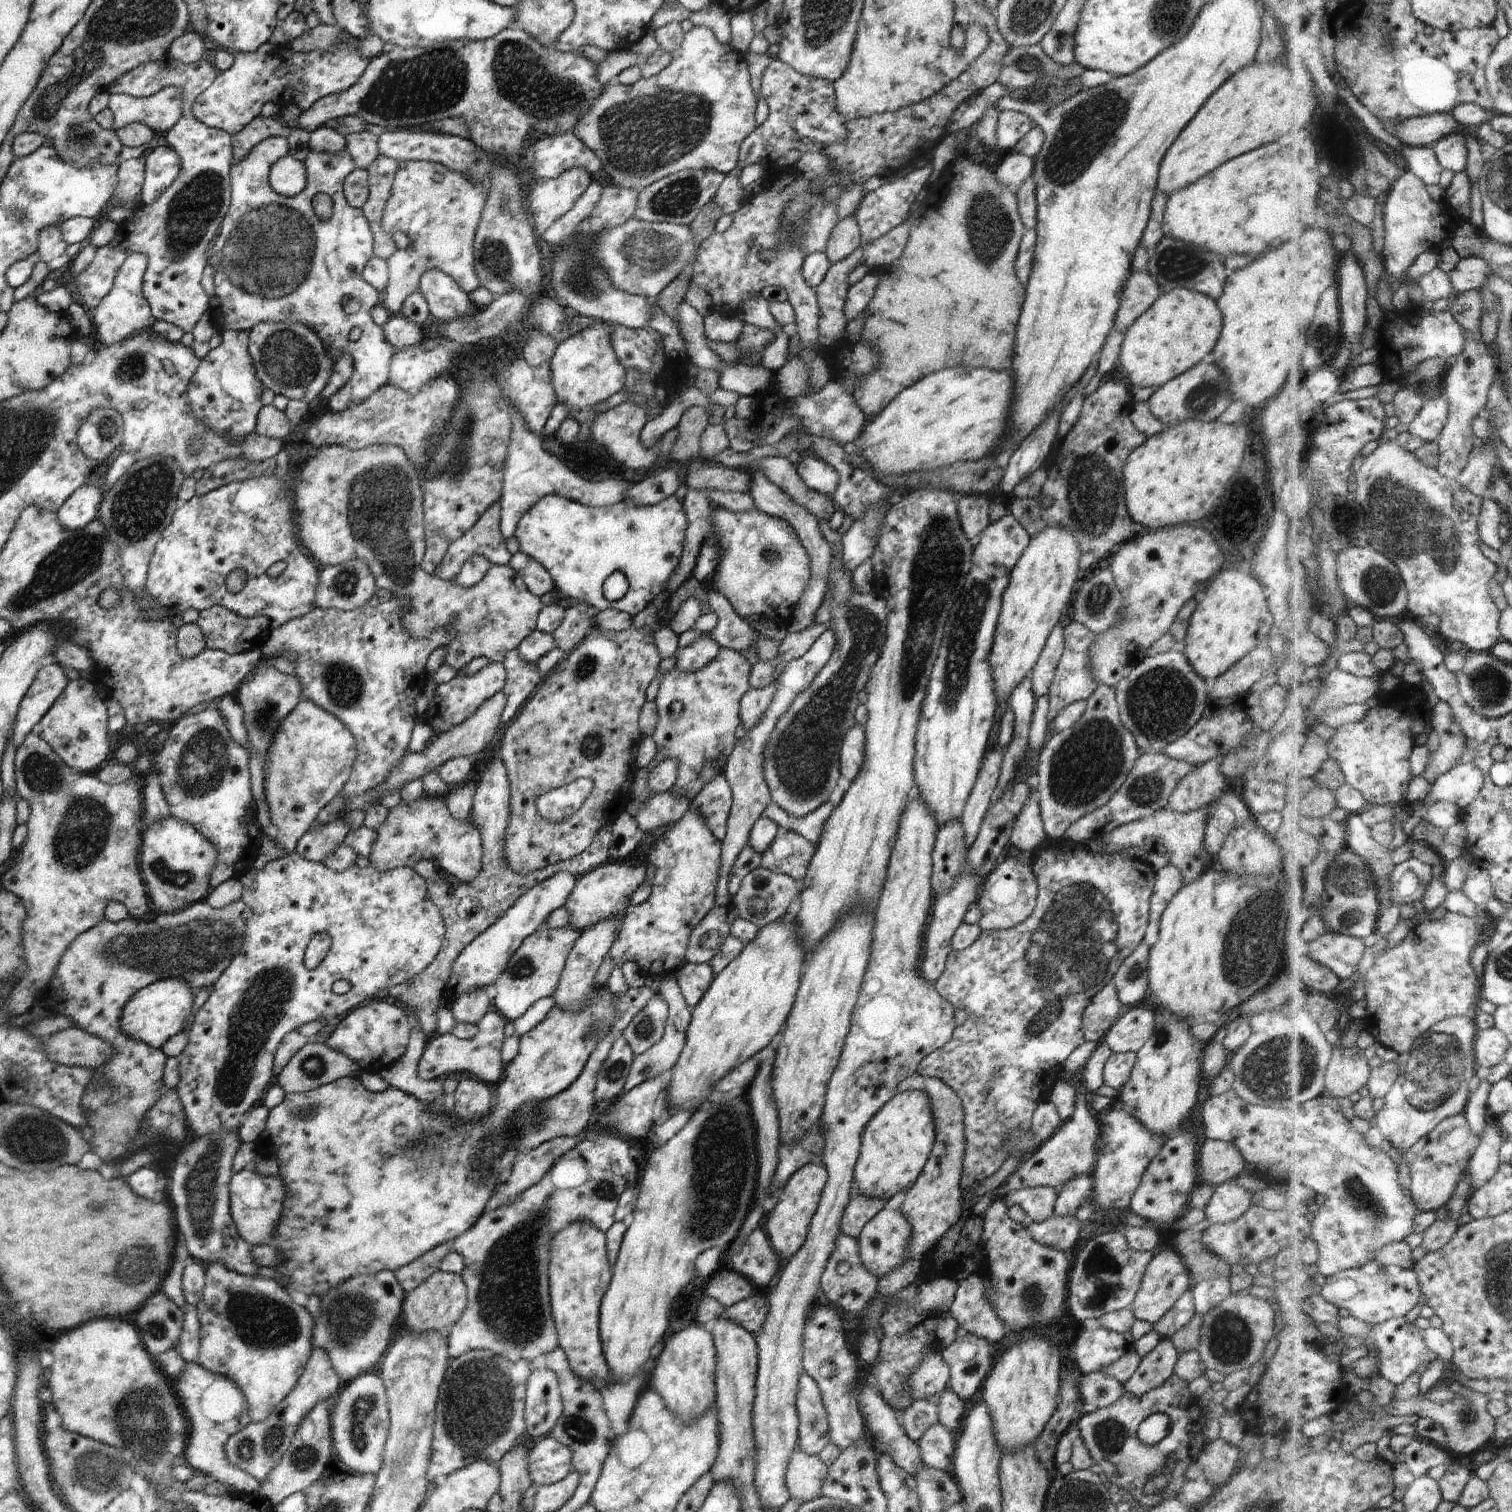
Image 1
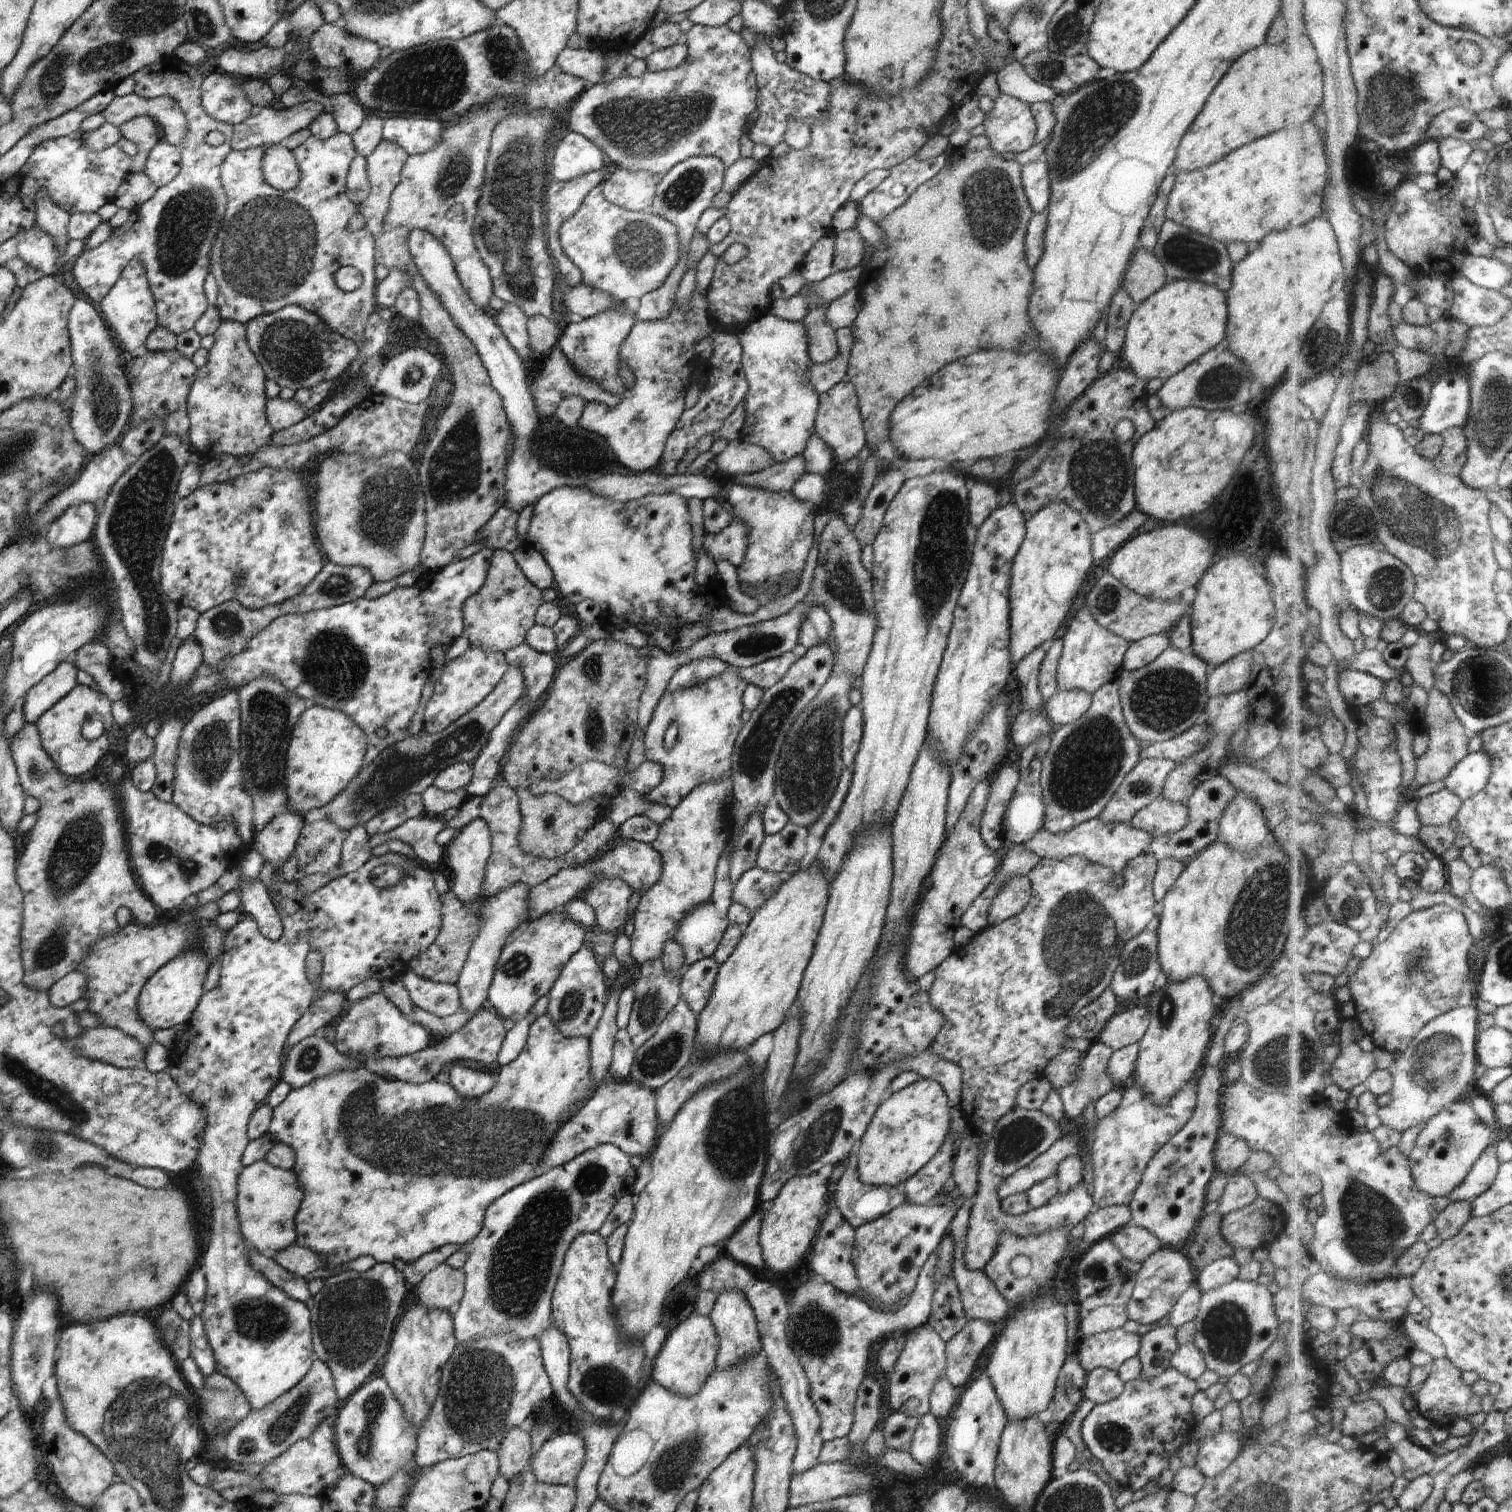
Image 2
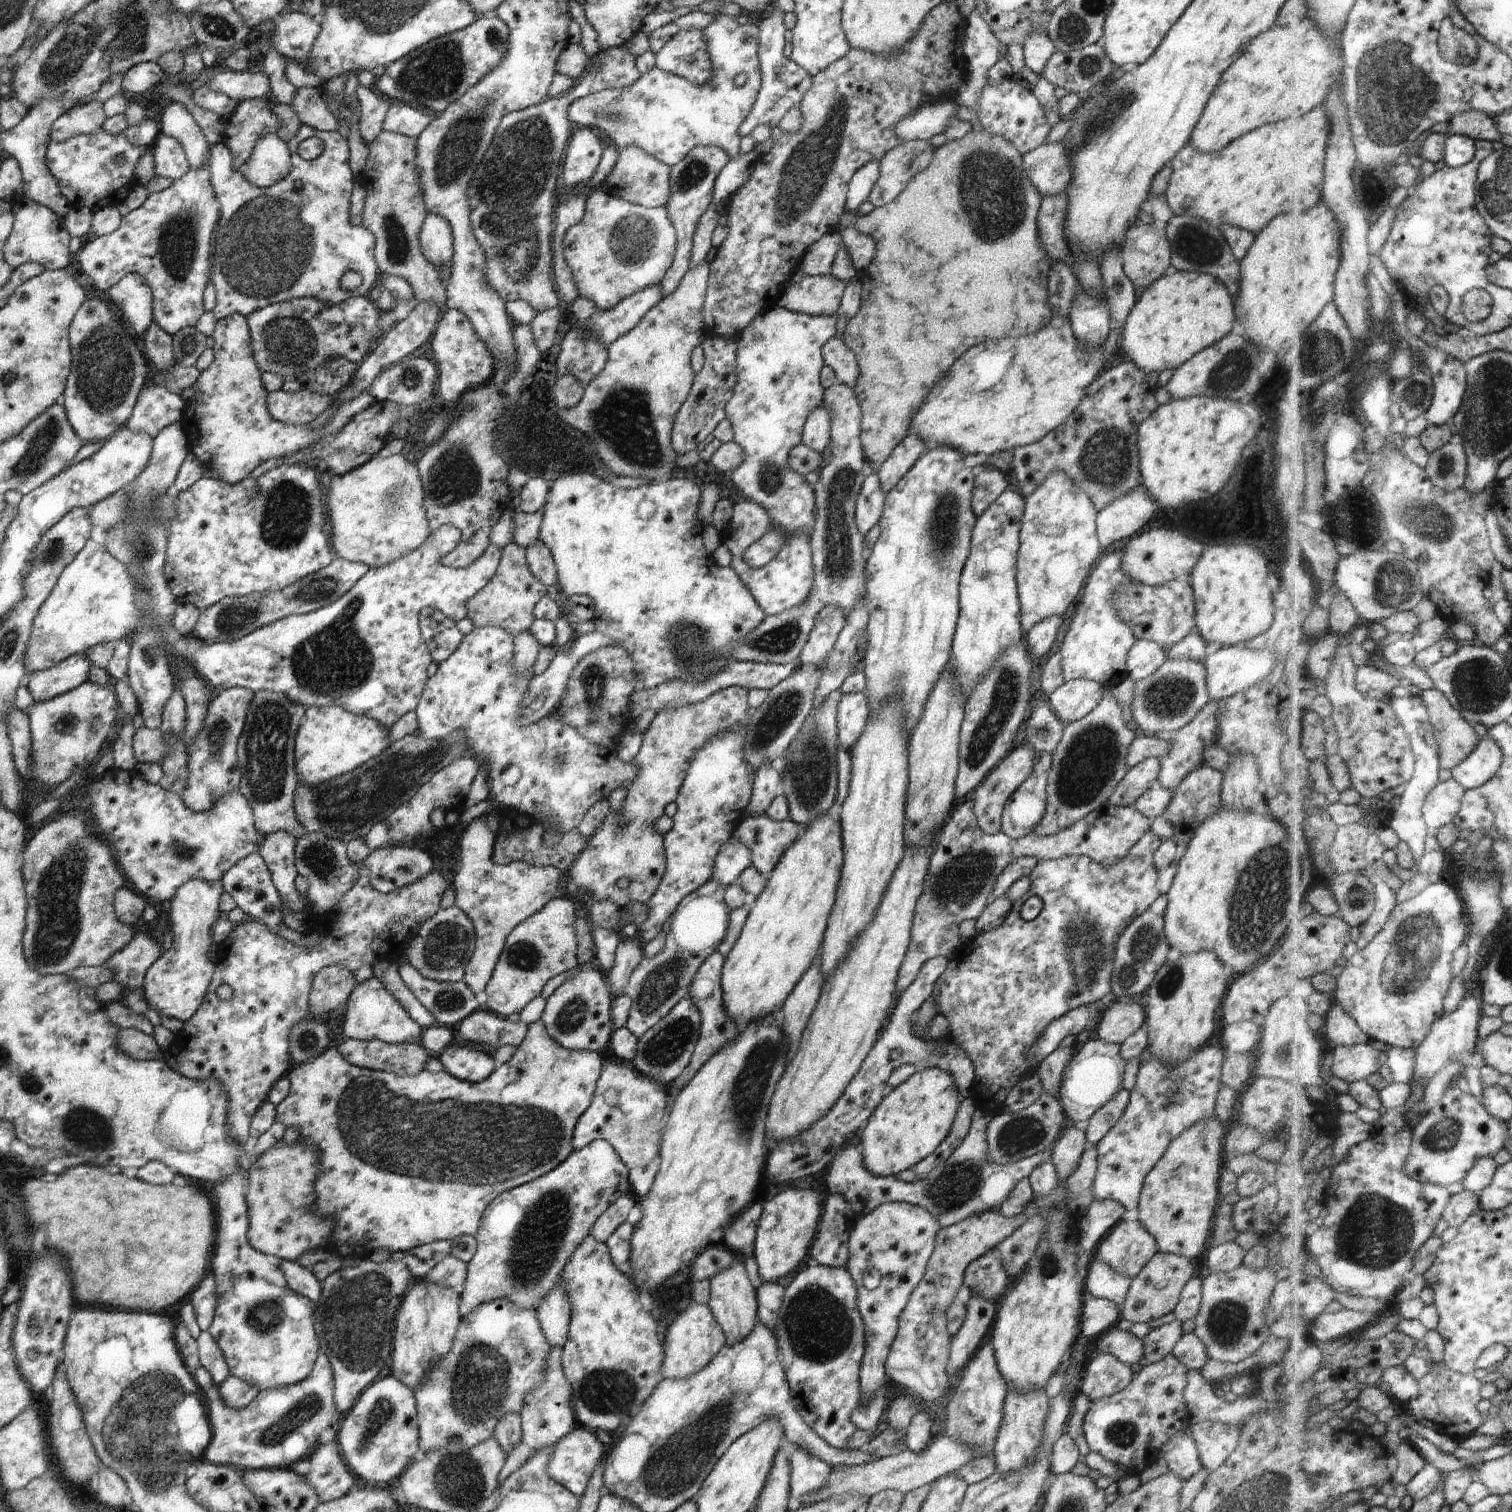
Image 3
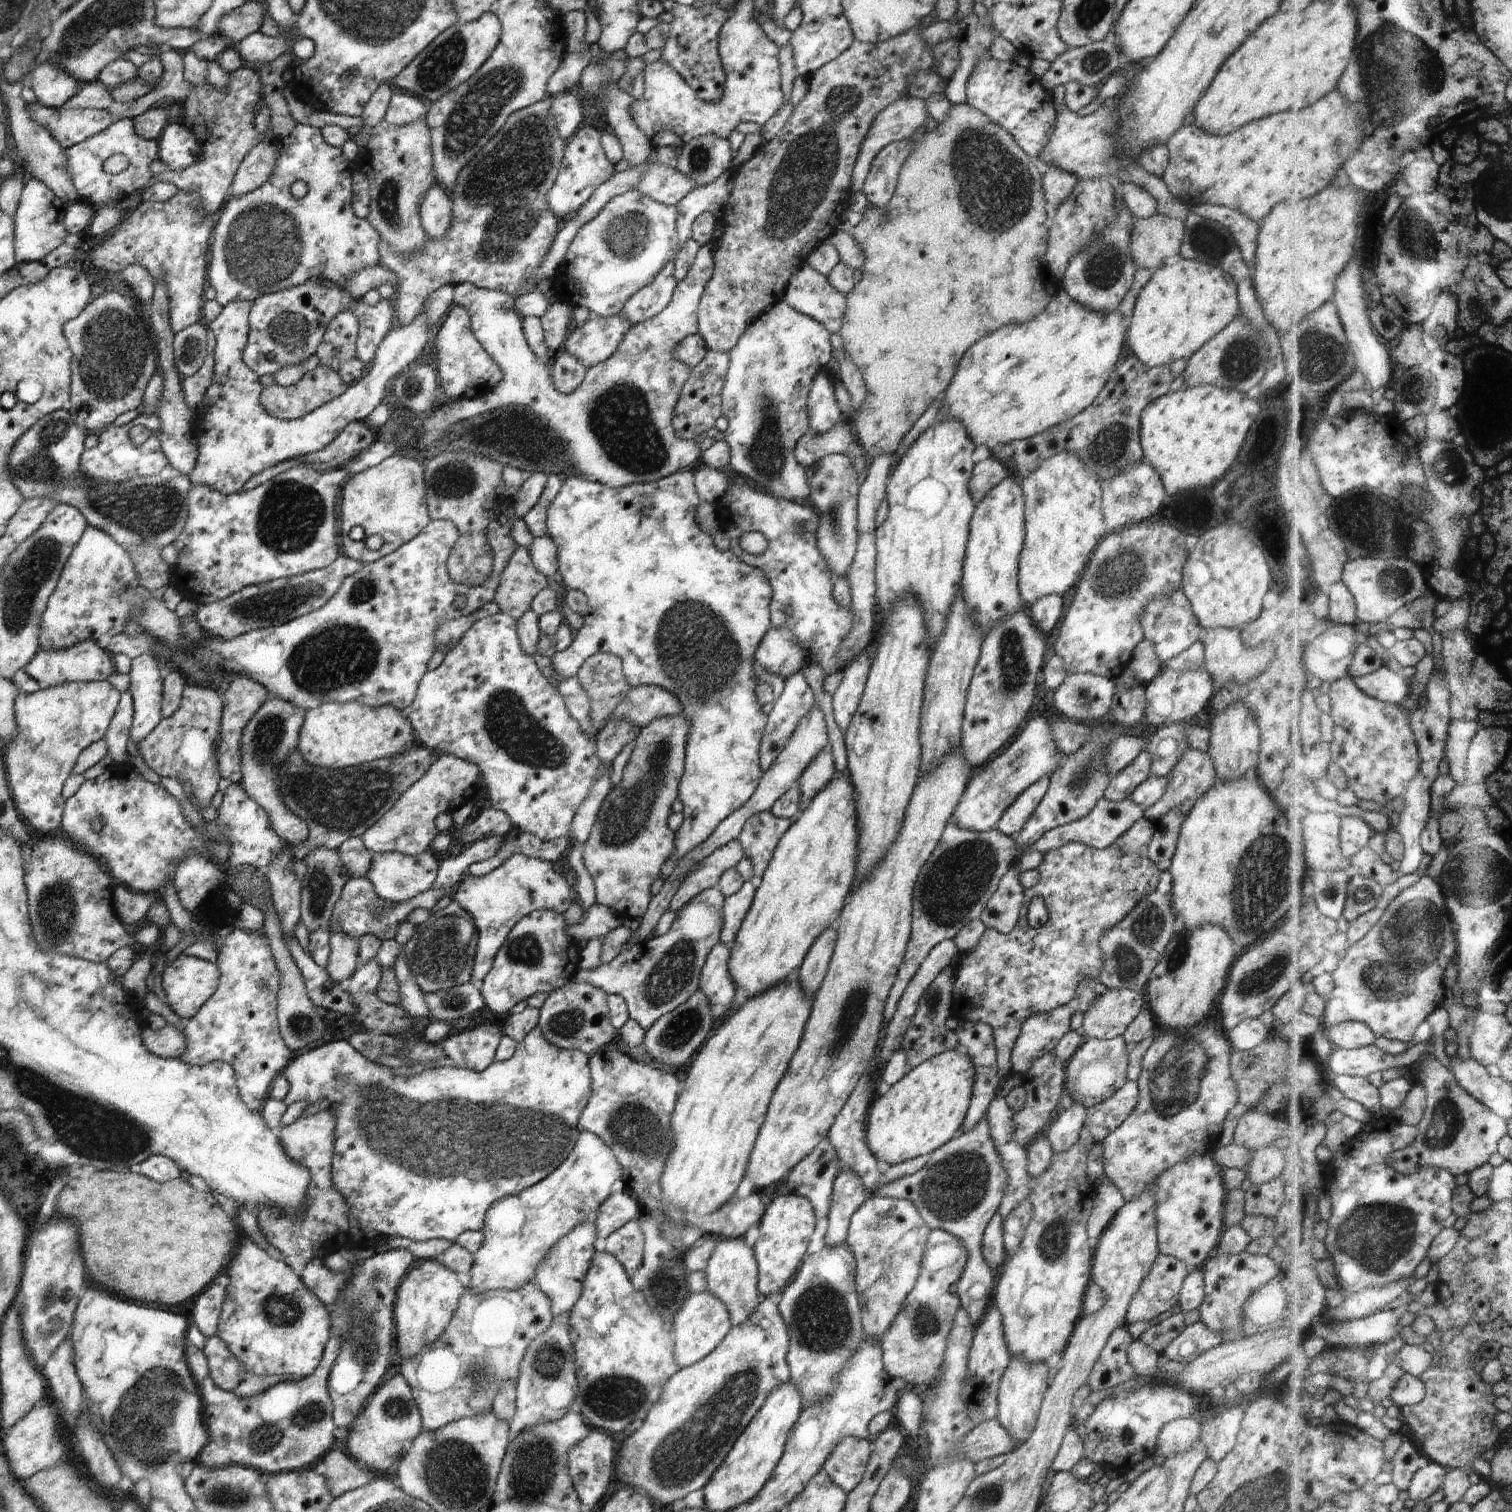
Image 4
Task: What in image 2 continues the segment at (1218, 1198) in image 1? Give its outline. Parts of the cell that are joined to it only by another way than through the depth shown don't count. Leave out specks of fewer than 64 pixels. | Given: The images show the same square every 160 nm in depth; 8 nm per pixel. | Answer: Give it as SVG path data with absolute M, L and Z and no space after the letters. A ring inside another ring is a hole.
M1242 1172L1230 1175L1222 1196L1217 1200L1217 1213L1223 1217L1228 1213L1243 1209L1252 1204L1259 1194L1252 1179Z

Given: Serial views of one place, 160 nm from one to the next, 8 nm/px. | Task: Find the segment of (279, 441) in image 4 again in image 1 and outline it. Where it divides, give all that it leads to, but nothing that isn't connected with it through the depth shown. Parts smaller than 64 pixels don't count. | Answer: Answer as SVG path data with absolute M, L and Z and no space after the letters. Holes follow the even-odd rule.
M224 331L222 342L201 360L187 386L191 409L209 429L232 442L255 432L256 421L263 407L260 399L263 386L257 377L248 352L248 331Z

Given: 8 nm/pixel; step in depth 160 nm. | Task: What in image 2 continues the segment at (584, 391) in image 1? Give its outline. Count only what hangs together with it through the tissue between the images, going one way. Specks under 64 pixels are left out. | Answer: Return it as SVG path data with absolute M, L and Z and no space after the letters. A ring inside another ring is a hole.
M621 304L614 311L606 311L568 325L559 338L558 347L580 375L597 382L607 393L618 396L626 388L624 379L618 376L618 370L622 366L619 350L631 333L635 320L635 314L626 304Z

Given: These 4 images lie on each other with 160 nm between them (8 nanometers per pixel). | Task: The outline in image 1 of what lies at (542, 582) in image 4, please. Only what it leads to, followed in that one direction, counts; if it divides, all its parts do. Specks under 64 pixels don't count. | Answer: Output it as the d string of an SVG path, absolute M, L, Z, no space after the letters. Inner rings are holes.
M342 445L318 447L318 452L300 470L292 502L298 541L317 564L325 567L350 559L365 560L378 589L390 590L392 597L401 597L410 603L403 610L401 625L414 639L426 638L440 627L455 631L455 637L445 646L444 662L450 668L460 671L479 656L486 656L490 663L503 663L506 655L518 648L535 629L538 613L543 607L541 598L527 589L522 577L510 565L491 565L484 578L471 587L429 575L421 567L426 550L421 477L400 447L370 445L358 450Z

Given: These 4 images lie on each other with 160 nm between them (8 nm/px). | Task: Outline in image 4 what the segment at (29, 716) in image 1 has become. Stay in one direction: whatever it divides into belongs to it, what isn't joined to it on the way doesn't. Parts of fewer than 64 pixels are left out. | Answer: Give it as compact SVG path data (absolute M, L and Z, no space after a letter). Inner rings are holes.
M97 641L76 643L73 647L61 651L38 650L23 670L30 678L36 680L38 688L41 689L63 685L64 683L106 681L108 676L117 673L112 654L106 652Z

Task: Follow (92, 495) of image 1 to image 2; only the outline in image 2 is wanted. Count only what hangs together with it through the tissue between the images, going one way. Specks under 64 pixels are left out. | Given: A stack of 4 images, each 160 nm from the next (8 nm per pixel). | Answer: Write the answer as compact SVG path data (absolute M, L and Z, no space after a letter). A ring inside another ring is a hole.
M81 502L76 506L69 506L57 516L48 525L44 535L49 545L66 550L86 539L92 539L96 521L97 513L94 504Z

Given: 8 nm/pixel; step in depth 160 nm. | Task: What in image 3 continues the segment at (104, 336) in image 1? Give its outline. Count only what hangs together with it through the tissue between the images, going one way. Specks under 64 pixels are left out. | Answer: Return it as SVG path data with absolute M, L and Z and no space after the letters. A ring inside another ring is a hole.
M138 273L127 274L109 288L108 298L116 305L131 331L141 340L153 323L153 294L147 280Z

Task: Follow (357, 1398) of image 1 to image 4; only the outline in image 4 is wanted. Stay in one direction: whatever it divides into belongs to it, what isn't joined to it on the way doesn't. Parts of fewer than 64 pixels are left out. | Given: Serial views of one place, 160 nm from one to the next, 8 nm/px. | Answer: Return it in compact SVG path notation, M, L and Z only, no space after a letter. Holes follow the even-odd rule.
M399 1373L382 1382L368 1396L359 1418L352 1421L344 1440L344 1450L376 1474L392 1471L404 1450L423 1430L421 1414L416 1406L410 1385Z

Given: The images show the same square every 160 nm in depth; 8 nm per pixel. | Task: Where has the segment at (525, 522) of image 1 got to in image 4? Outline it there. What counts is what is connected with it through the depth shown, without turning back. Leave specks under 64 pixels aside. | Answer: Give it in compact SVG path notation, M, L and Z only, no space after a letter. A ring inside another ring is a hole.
M687 469L676 471L674 474L649 483L636 483L625 487L613 489L598 480L582 479L579 476L564 476L560 492L547 510L547 535L557 546L557 559L559 564L562 585L566 590L582 591L587 596L589 604L588 615L584 615L583 626L574 631L572 644L565 651L556 651L549 658L553 664L554 674L546 677L553 687L559 685L563 679L576 677L582 663L593 654L607 652L615 654L622 661L624 676L631 687L638 685L656 685L669 690L683 706L683 714L689 720L689 733L685 748L685 769L679 782L678 800L683 804L683 823L675 832L675 849L671 857L662 865L661 876L664 881L670 878L679 866L682 857L700 846L707 838L713 835L716 827L740 807L743 807L755 793L756 787L762 778L763 772L760 764L761 736L767 723L767 714L762 712L762 705L755 696L758 684L752 672L756 647L771 627L770 599L771 586L760 569L748 566L742 562L731 550L721 552L714 545L713 537L706 534L697 523L697 510L701 498L695 487L695 475Z

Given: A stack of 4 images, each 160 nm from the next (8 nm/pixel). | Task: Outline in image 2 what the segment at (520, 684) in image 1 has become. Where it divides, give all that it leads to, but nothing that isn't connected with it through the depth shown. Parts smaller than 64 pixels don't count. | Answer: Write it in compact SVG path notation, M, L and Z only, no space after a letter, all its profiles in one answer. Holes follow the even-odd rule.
M526 643L508 649L504 656L510 667L519 667L524 677L524 690L519 700L524 700L524 705L534 703L555 673L553 654L544 654L530 648Z

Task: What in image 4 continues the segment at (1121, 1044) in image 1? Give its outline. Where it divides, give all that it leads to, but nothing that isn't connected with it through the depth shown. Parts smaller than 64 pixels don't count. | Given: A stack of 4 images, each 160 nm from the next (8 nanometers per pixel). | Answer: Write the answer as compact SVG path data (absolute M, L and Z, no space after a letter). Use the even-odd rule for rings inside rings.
M1108 989L1084 1013L1082 1034L1099 1039L1123 1036L1128 1025L1146 1007L1143 992L1130 989Z

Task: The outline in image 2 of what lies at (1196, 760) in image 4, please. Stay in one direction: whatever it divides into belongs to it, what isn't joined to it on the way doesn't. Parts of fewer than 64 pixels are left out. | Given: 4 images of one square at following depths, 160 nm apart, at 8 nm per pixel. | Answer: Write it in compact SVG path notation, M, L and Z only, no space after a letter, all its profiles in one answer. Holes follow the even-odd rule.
M1216 775L1214 778L1203 782L1187 799L1184 804L1189 810L1187 825L1178 832L1153 839L1148 847L1149 854L1154 855L1157 864L1164 859L1176 859L1187 862L1207 846L1210 846L1219 836L1219 820L1225 808L1235 798L1236 790L1226 778Z

